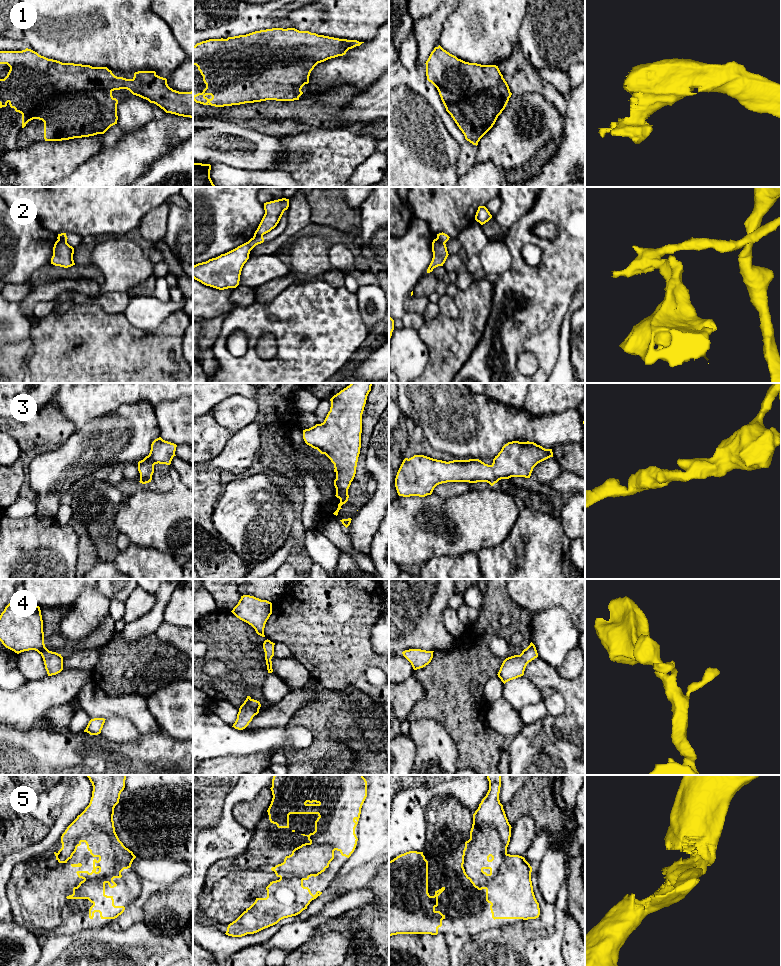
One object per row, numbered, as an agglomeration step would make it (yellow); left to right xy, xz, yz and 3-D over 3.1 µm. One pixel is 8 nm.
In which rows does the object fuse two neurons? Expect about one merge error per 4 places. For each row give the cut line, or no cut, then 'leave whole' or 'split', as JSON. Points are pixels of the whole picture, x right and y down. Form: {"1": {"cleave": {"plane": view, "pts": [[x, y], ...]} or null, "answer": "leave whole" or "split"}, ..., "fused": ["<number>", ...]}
{"1": {"cleave": null, "answer": "leave whole"}, "2": {"cleave": {"plane": "xz", "pts": [[262, 235], [253, 237]]}, "answer": "split"}, "3": {"cleave": null, "answer": "leave whole"}, "4": {"cleave": null, "answer": "leave whole"}, "5": {"cleave": null, "answer": "leave whole"}, "fused": ["2"]}

